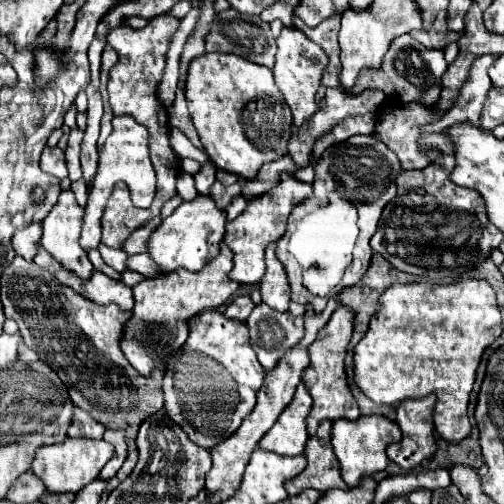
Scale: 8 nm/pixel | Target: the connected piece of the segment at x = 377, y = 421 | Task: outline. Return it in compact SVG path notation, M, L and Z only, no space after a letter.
M373 414L373 416L359 416L357 420L337 420L337 422L333 422L331 444L333 444L335 454L339 458L343 480L351 488L357 488L365 476L371 476L379 470L385 470L387 468L385 448L391 442L399 442L399 440L401 440L399 426L385 416Z

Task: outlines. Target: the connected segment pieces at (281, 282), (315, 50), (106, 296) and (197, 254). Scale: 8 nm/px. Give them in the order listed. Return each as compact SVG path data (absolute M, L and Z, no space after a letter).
M275 242L267 246L265 250L265 264L267 272L259 282L261 298L267 306L287 312L289 310L289 284L285 278L285 268L281 268L281 262L275 256Z
M297 28L281 30L281 34L277 38L277 62L273 68L273 76L275 76L277 88L281 90L287 104L291 106L295 126L301 126L317 110L315 92L319 90L319 80L321 80L321 74L323 74L327 62L329 62L329 58L323 52L323 48L317 46L315 42L311 42L309 38L305 38L305 34L301 30L297 30Z
M39 248L39 254L35 256L33 262L49 270L63 286L73 288L77 294L93 300L95 304L117 304L121 310L131 310L135 304L131 288L125 286L123 282L105 278L105 274L97 272L93 272L93 278L89 282L81 282L79 278L73 278L73 274L61 270L61 266L57 266L57 262L53 262L53 258L43 248Z
M197 196L191 202L183 202L147 240L147 252L159 268L159 274L169 274L179 268L189 272L201 270L219 254L219 242L225 236L225 212L215 206L209 196Z

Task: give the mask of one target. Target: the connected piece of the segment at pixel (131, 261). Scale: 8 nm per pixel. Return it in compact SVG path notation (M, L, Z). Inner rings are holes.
M147 254L129 256L127 262L125 262L125 268L127 268L127 270L133 270L133 272L139 272L139 274L143 274L145 278L157 276L157 270L153 270L153 262L149 262L149 256L147 256Z

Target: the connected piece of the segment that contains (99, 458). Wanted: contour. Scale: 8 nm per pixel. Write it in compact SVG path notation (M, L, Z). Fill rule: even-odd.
M67 438L63 444L39 448L31 462L31 472L45 484L47 492L51 494L63 494L63 492L77 494L79 490L83 490L89 482L93 482L99 476L101 468L111 460L113 454L115 454L113 446L107 444L105 440Z

